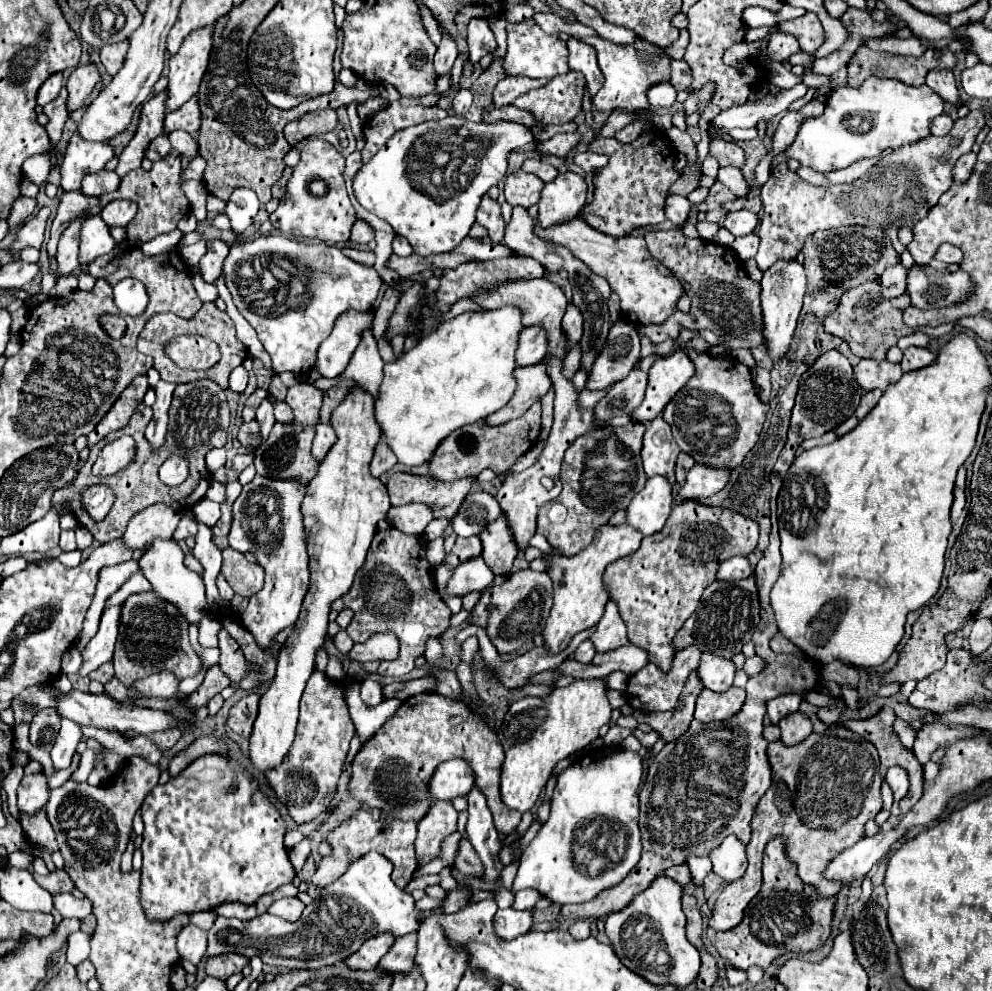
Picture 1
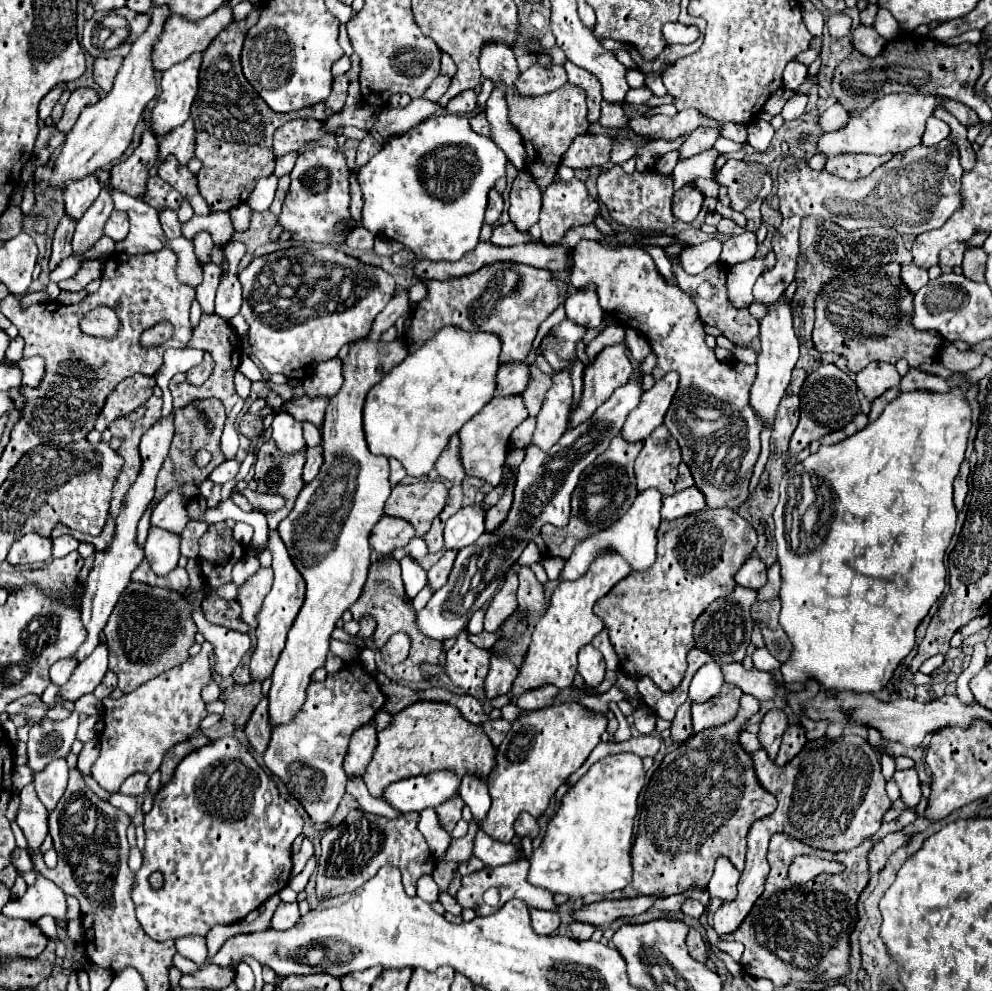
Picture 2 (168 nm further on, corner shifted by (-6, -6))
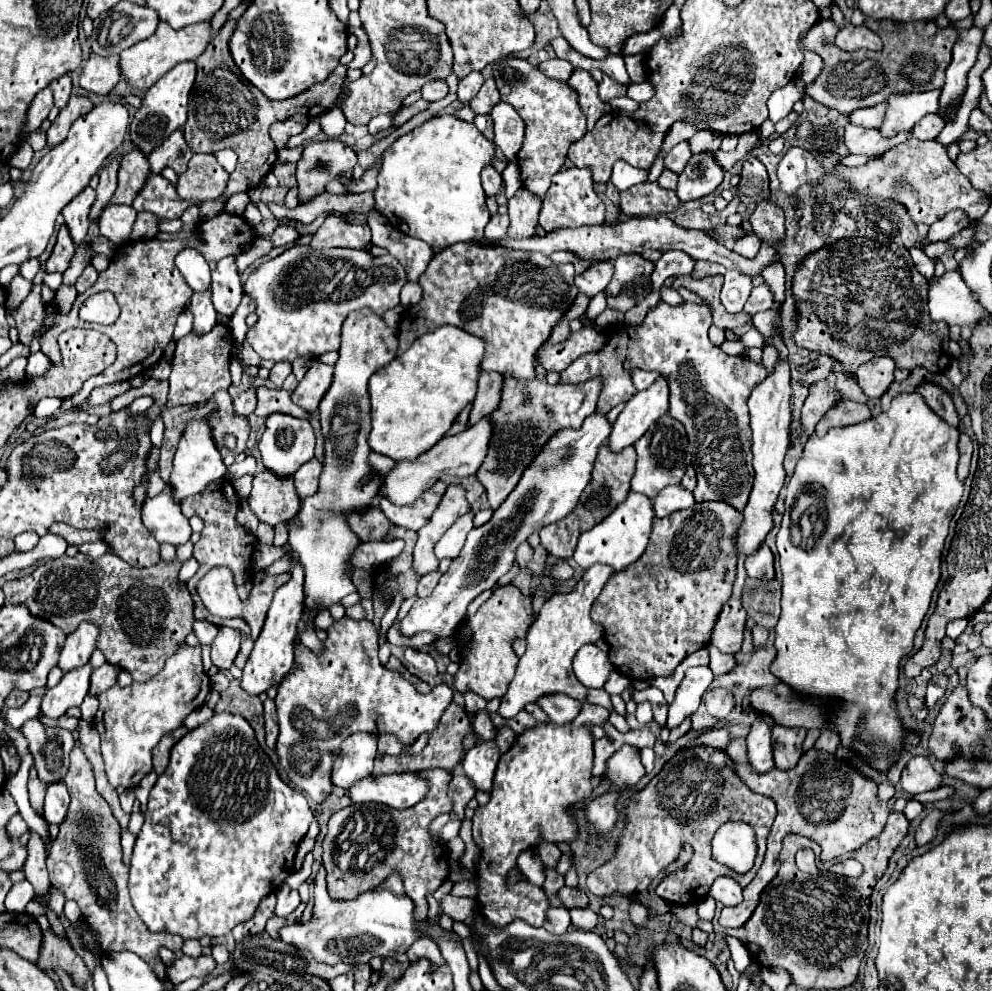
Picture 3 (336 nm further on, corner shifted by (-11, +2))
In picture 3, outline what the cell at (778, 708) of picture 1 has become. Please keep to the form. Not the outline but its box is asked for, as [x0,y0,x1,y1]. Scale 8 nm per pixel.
[747,719,773,773]

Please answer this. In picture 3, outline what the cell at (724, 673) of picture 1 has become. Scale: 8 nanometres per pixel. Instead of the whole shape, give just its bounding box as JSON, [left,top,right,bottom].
[665,667,715,729]

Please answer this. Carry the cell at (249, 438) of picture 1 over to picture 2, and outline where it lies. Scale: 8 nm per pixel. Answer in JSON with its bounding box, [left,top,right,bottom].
[238,413,262,439]

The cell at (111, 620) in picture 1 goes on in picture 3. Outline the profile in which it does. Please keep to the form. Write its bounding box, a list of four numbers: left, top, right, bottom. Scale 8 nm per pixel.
[41,663,93,719]

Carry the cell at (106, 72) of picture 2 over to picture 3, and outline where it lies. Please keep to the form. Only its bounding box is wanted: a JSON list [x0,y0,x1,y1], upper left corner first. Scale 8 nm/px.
[79,53,121,95]

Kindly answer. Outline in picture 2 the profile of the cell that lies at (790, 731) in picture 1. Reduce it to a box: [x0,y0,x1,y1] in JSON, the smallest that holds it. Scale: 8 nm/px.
[776,725,806,767]

